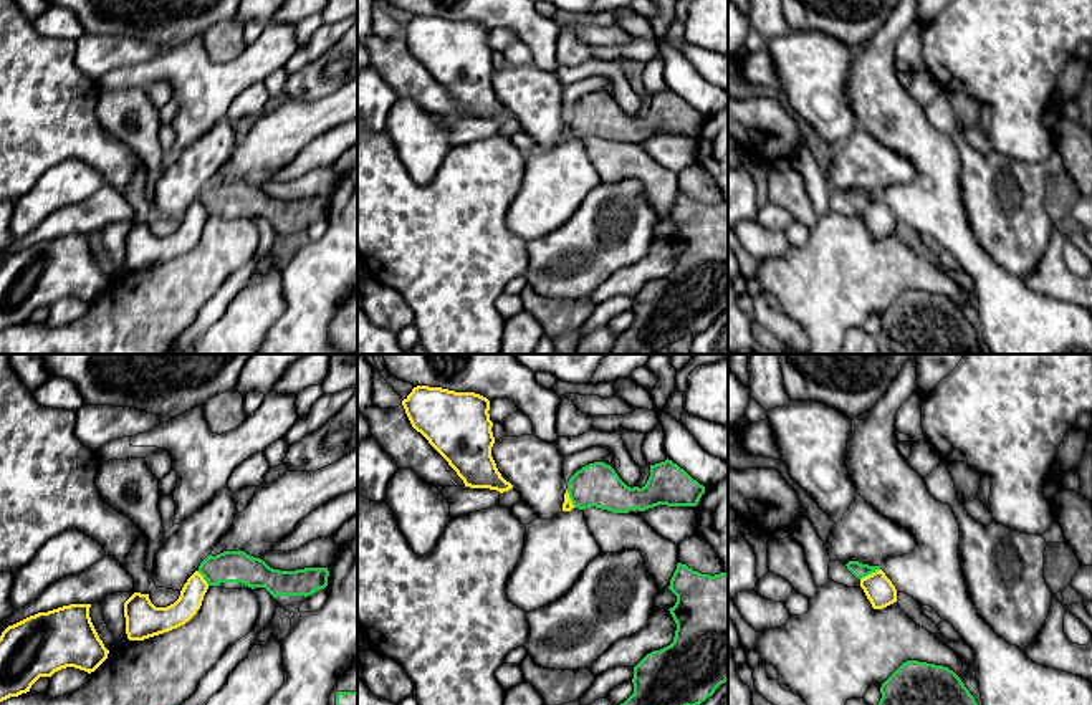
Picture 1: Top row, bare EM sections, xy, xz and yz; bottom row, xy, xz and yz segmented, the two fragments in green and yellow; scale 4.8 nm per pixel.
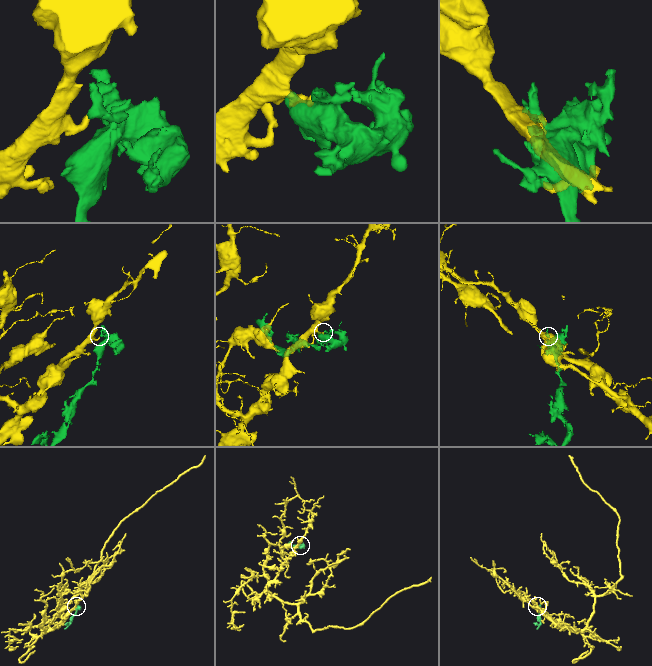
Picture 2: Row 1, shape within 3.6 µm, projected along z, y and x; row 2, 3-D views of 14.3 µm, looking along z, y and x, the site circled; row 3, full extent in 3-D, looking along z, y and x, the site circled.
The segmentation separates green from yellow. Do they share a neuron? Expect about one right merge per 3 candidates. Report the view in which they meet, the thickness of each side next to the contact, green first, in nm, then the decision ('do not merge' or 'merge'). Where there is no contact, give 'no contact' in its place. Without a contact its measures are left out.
contact in yz; calibres 70 and 140 nm; do not merge

